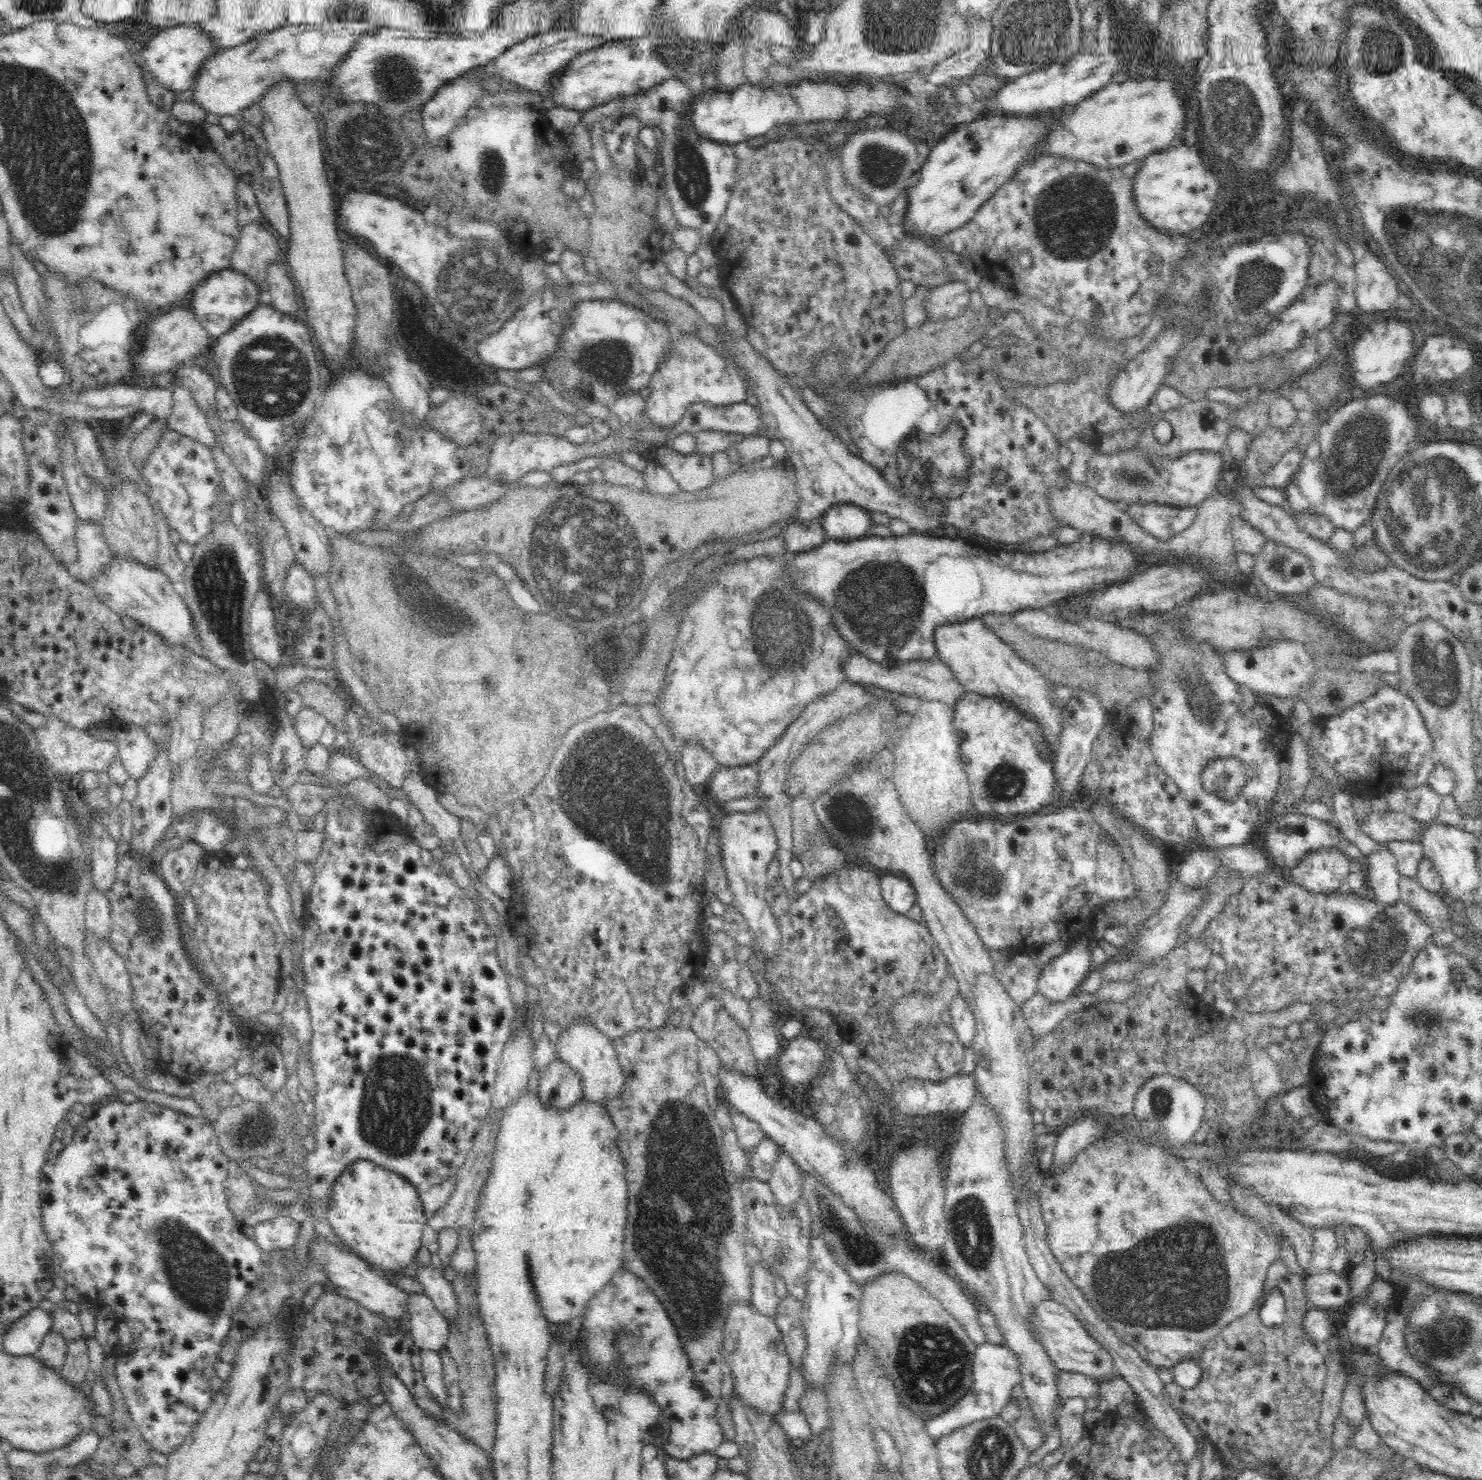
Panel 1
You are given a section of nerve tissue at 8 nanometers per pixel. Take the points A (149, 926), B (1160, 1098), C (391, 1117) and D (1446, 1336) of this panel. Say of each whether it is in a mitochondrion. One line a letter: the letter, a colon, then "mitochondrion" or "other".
A: mitochondrion
B: mitochondrion
C: mitochondrion
D: mitochondrion

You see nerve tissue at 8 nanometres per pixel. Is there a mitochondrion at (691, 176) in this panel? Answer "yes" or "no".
yes

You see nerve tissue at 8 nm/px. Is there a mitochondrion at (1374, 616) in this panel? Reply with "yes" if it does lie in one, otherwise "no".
yes

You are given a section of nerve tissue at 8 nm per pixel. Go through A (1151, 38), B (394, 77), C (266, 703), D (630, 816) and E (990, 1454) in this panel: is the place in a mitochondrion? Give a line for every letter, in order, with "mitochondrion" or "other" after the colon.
A: other
B: mitochondrion
C: other
D: mitochondrion
E: mitochondrion

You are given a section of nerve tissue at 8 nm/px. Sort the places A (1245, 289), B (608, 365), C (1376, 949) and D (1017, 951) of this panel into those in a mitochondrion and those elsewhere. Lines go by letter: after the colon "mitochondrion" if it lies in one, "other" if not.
A: mitochondrion
B: mitochondrion
C: mitochondrion
D: other

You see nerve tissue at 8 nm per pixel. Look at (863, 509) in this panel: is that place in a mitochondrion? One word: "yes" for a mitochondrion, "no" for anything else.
no

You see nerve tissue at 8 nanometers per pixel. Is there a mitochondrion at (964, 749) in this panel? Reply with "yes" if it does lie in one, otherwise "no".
no

